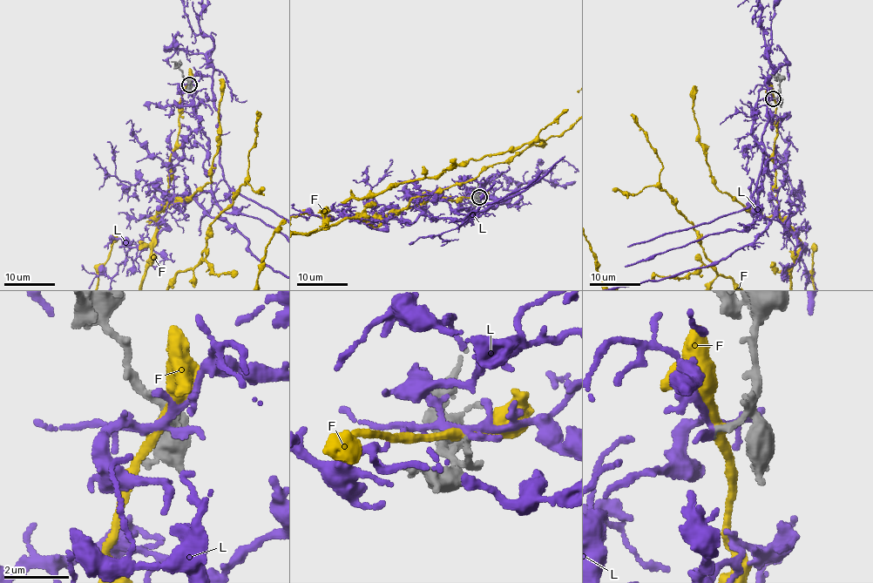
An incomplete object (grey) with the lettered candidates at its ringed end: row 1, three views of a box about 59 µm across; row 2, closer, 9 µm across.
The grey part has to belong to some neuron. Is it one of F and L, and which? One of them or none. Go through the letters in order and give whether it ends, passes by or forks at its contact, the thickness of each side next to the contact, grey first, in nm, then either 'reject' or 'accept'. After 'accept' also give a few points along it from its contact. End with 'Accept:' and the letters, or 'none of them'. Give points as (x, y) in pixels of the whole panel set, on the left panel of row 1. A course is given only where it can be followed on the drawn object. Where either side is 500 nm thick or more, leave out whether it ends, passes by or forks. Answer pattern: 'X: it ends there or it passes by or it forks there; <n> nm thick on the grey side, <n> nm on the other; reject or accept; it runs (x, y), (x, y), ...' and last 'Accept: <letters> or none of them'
F: it passes by; 180 nm thick on the grey side, 320 nm on the other; reject
L: it forks there; 180 nm thick on the grey side, 200 nm on the other; accept
Accept: L

